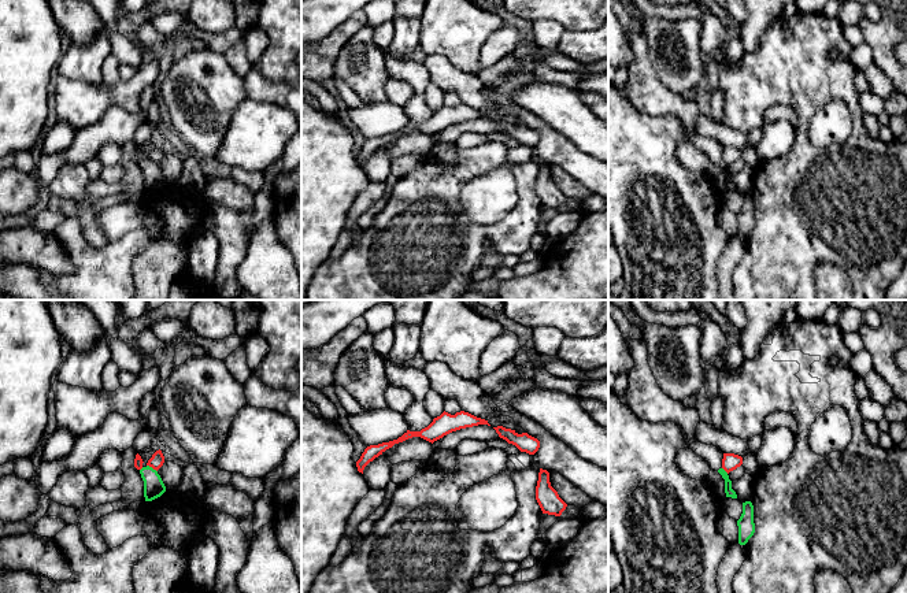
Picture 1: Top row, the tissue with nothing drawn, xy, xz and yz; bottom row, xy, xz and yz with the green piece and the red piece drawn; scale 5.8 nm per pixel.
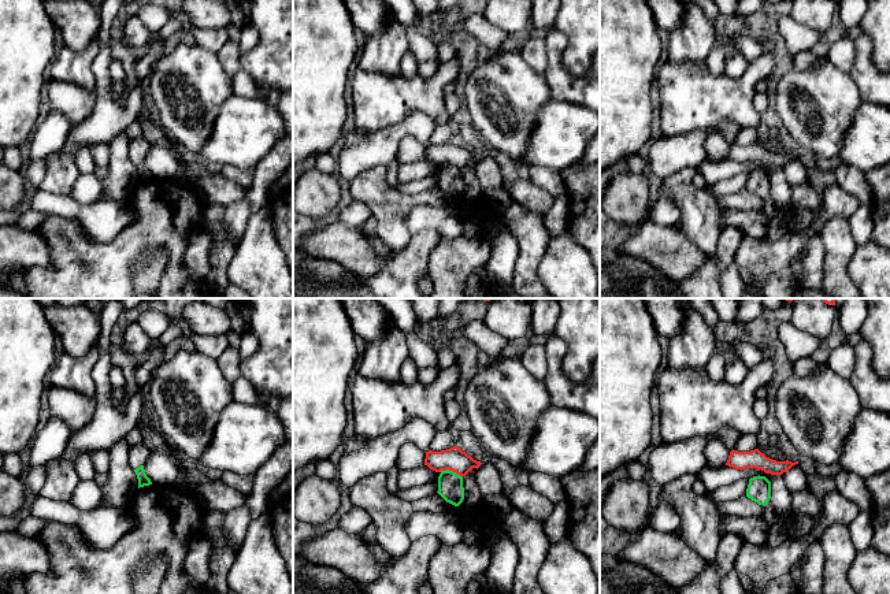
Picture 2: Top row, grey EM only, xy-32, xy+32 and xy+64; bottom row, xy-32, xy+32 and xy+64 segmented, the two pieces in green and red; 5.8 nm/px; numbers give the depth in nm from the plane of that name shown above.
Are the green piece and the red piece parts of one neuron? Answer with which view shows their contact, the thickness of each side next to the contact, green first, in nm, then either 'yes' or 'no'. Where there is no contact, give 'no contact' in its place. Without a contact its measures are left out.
xy | 120/80 nm | no

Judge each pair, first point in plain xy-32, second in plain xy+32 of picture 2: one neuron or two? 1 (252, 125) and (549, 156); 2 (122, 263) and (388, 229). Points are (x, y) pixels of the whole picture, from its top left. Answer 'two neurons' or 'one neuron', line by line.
1: one neuron
2: two neurons

